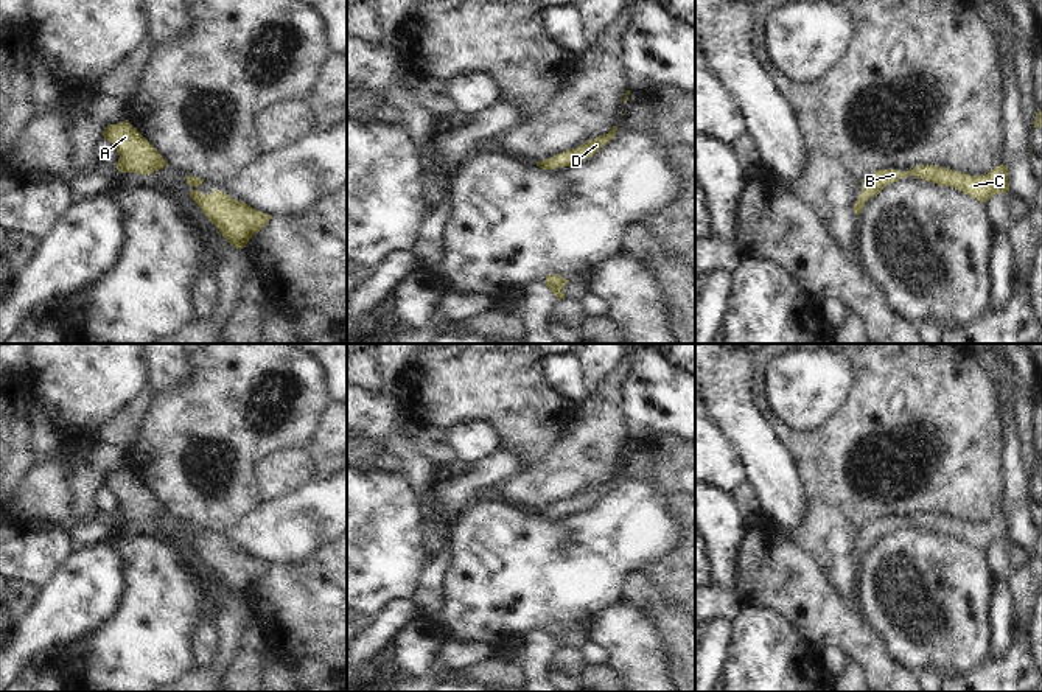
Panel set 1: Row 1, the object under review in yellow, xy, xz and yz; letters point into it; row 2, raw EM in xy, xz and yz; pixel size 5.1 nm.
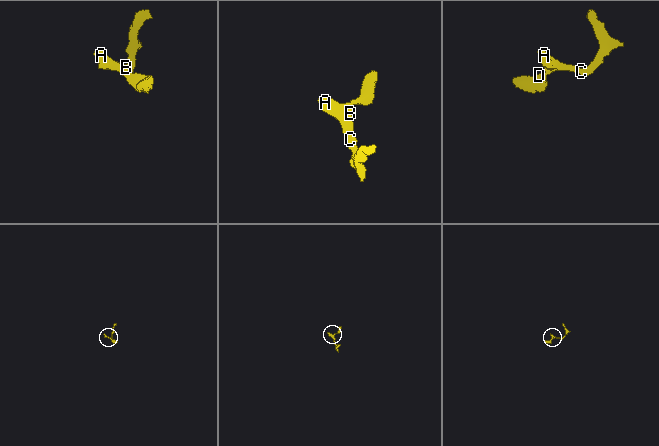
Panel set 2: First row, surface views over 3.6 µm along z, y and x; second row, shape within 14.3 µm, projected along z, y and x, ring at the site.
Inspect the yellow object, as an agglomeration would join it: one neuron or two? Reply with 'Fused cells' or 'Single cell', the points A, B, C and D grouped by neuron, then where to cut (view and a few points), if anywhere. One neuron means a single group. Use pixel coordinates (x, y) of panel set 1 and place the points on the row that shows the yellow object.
Single cell. Groups: A B C D. No split

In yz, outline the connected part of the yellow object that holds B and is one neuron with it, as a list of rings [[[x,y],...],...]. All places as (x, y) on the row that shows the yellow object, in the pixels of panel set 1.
[[[1003,163],[984,176],[969,176],[961,171],[952,171],[936,165],[918,165],[910,171],[879,170],[860,180],[863,190],[855,201],[854,213],[858,216],[869,197],[877,196],[886,185],[907,176],[914,176],[942,187],[953,187],[984,204],[994,194],[1009,191],[1008,166]]]

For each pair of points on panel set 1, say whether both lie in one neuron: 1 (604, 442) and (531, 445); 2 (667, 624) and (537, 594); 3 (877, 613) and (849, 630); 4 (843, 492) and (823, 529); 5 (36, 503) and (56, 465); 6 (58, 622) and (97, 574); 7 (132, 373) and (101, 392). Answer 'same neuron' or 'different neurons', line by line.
1: different neurons
2: different neurons
3: different neurons
4: different neurons
5: same neuron
6: same neuron
7: same neuron

